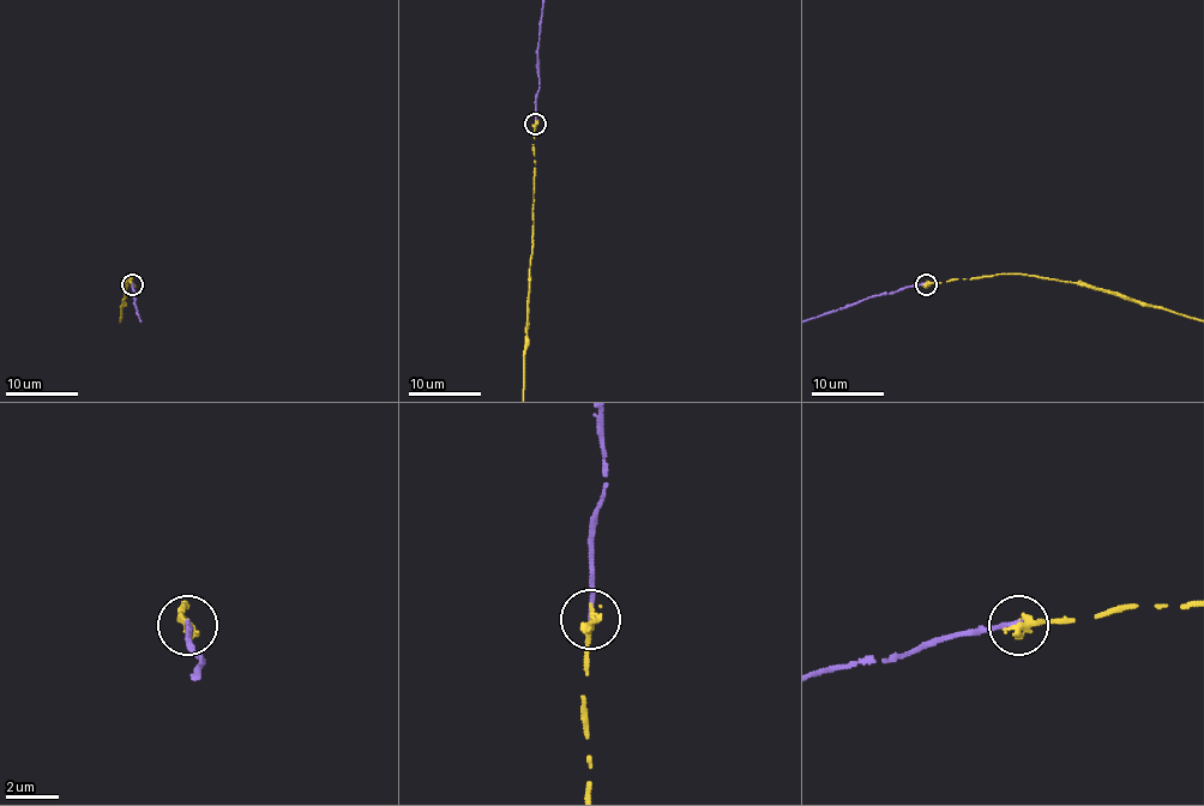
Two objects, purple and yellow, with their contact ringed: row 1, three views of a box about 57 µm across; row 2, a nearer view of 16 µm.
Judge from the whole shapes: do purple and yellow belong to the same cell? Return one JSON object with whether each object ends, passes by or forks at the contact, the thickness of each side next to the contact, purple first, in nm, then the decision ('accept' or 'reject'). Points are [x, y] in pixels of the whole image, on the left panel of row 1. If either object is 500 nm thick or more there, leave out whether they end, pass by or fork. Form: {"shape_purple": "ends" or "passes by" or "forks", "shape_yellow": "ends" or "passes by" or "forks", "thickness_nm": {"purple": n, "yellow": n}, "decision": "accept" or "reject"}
{"shape_purple": "ends", "shape_yellow": "ends", "thickness_nm": {"purple": 160, "yellow": 320}, "decision": "reject"}

